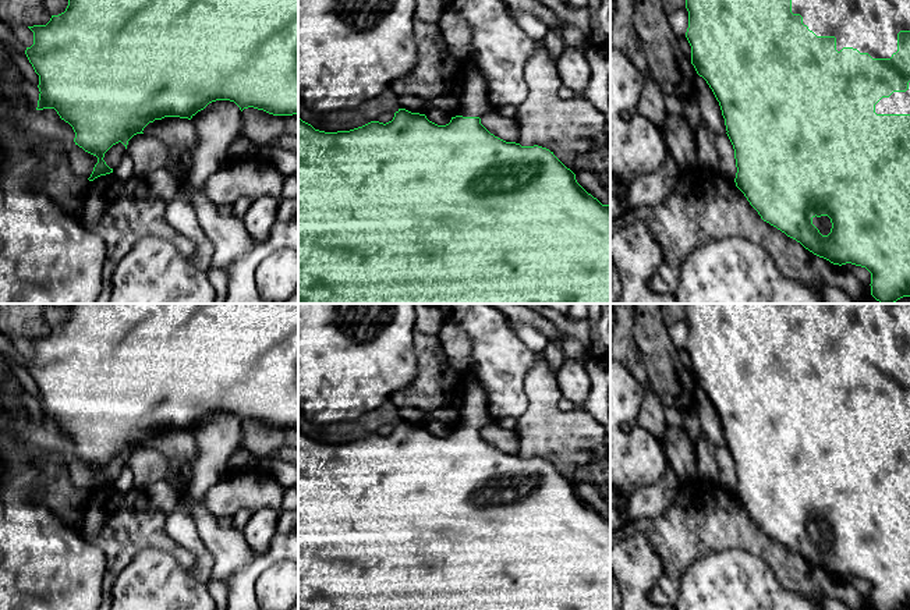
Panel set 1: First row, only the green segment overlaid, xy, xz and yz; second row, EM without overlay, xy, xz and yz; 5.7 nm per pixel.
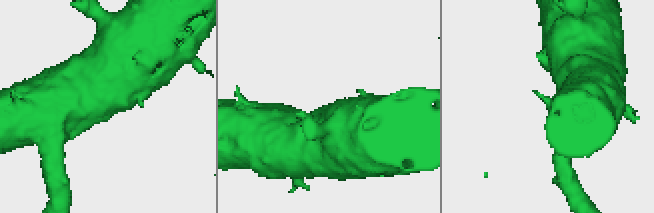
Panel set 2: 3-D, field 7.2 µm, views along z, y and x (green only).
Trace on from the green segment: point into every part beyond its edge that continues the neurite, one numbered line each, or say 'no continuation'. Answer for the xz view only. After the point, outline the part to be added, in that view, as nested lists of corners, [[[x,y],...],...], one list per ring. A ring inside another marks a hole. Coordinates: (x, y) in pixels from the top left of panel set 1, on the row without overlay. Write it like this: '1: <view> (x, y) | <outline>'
1: xz (473, 414) | [[[468,376],[465,380],[463,405],[458,409],[458,421],[452,429],[481,430],[489,422],[492,422],[492,418],[488,411],[488,396],[482,384],[474,376]]]

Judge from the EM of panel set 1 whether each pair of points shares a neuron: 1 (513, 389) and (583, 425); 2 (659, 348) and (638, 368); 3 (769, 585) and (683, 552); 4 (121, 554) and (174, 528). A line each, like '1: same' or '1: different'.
1: different
2: different
3: different
4: different

